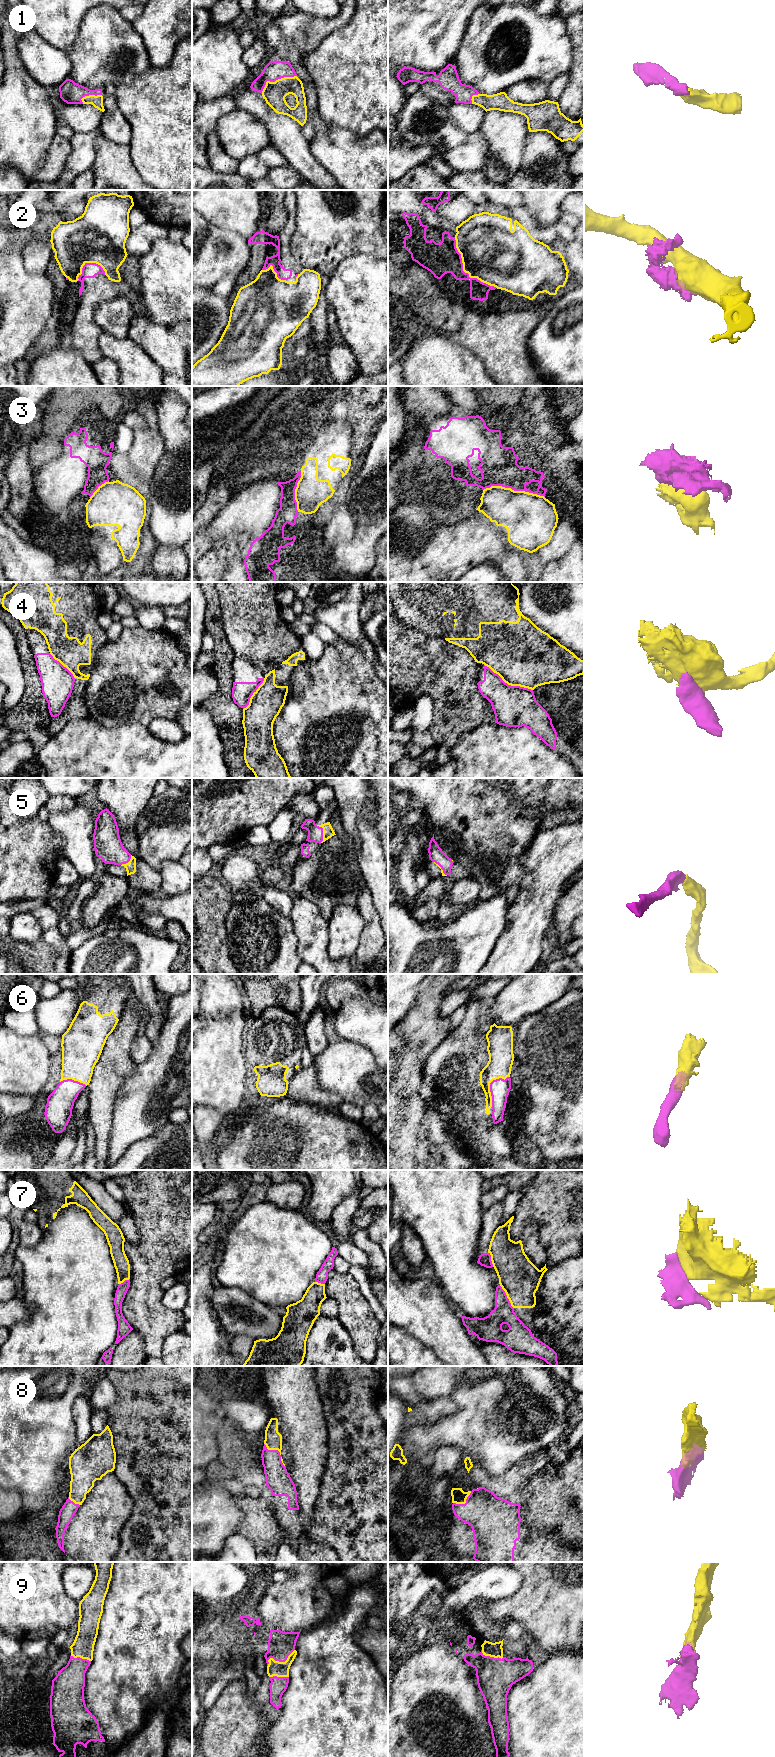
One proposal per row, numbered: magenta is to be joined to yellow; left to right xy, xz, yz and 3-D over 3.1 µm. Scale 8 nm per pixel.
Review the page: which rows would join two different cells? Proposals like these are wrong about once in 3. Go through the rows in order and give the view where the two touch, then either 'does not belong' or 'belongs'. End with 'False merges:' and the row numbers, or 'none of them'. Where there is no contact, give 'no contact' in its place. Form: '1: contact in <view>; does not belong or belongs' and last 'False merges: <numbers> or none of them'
1: contact in xz; belongs
2: contact in yz; does not belong
3: contact in yz; does not belong
4: contact in yz; does not belong
5: contact in xz; belongs
6: contact in yz; belongs
7: contact in yz; belongs
8: contact in yz; belongs
9: contact in xz; belongs
False merges: 2, 3, 4

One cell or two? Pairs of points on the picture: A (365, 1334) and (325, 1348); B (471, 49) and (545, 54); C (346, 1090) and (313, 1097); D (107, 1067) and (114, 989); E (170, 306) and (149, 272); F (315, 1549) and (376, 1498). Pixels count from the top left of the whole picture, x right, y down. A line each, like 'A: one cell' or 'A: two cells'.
A: two cells
B: one cell
C: two cells
D: two cells
E: one cell
F: two cells

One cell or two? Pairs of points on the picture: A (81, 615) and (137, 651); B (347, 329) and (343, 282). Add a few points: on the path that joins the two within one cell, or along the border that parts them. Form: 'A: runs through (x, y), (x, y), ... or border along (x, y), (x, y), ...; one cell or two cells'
A: border along (107, 640), (98, 649), (94, 660); two cells
B: runs through (347, 317), (347, 294); one cell

